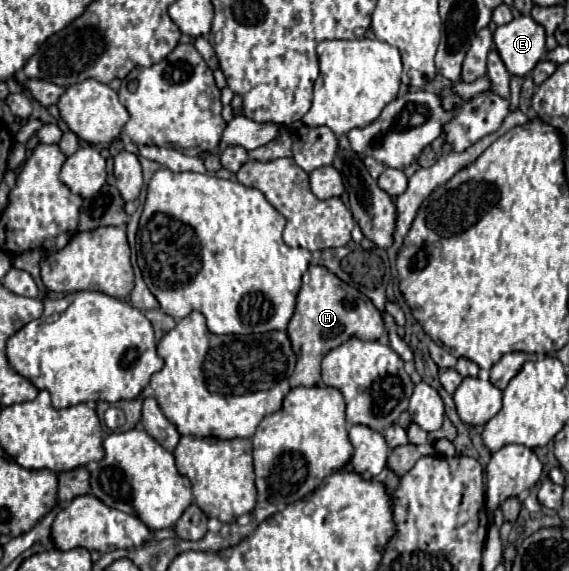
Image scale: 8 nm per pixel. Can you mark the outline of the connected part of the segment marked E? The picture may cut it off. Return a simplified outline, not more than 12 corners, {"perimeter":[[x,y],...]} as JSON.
{"perimeter":[[531,16],[495,30],[495,48],[513,76],[543,58],[545,30]]}

